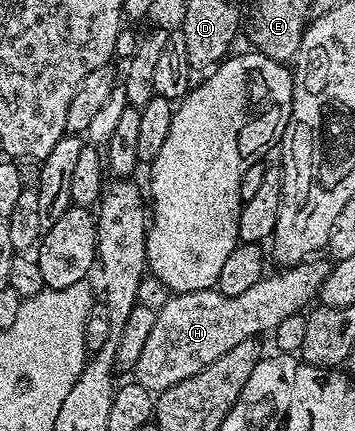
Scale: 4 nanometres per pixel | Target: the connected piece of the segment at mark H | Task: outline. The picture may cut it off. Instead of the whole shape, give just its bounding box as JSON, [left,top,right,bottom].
[135,256,331,392]

